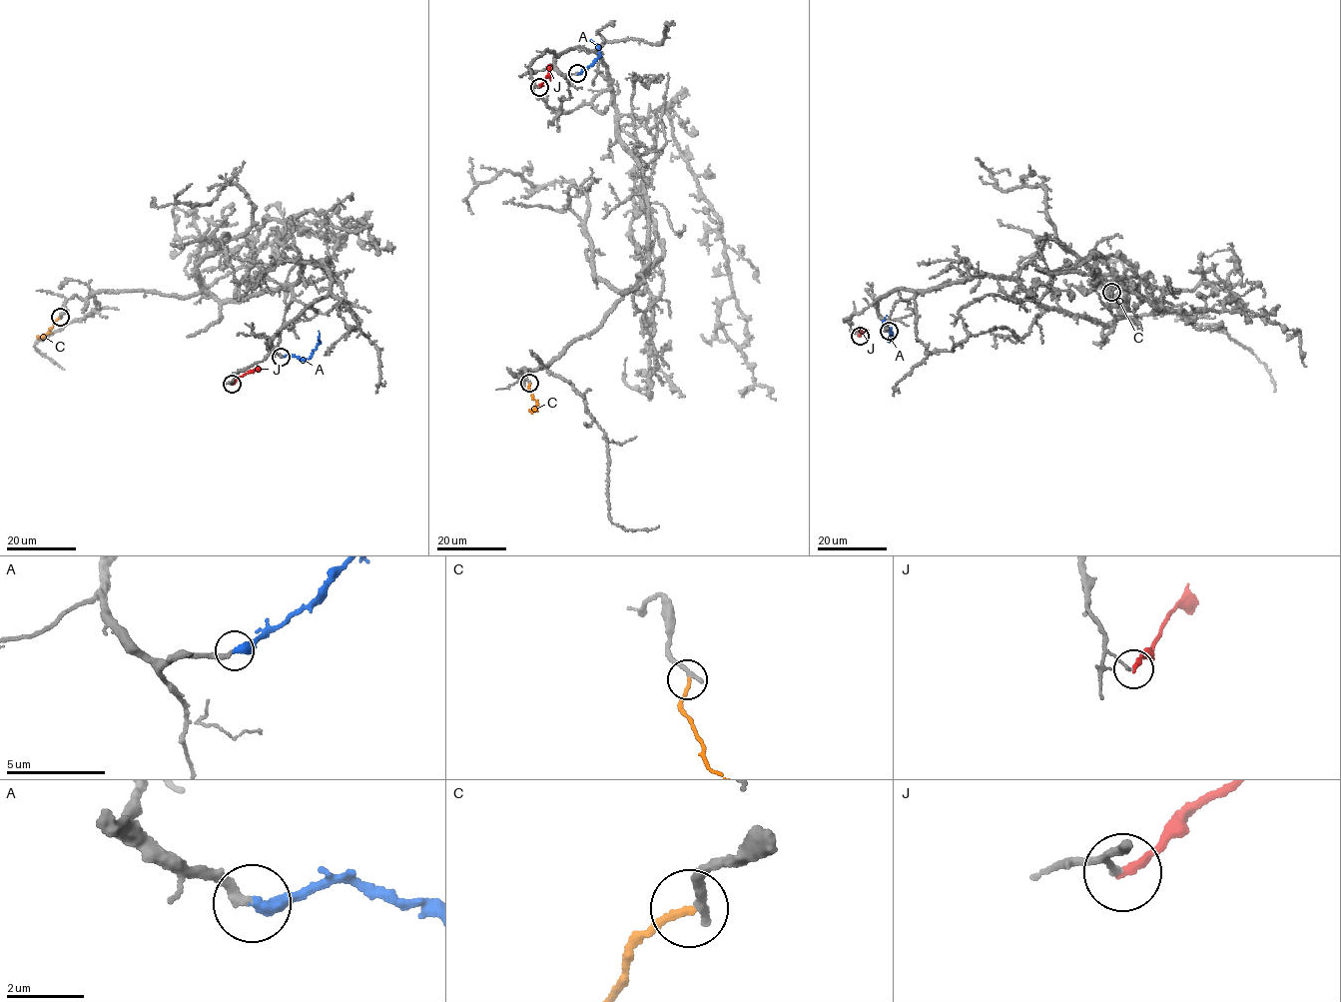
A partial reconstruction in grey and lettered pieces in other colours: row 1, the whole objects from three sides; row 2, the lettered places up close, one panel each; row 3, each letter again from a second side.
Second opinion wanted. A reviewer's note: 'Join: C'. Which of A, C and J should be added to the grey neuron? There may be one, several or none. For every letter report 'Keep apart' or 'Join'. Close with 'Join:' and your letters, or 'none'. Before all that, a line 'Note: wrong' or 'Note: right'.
Note: wrong
A: Join
C: Join
J: Keep apart
Join: A, C

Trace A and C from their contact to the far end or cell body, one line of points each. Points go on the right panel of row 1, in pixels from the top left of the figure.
A: (889, 331), (892, 332), (889, 341), (890, 330), (883, 322), (887, 316)
C: (1111, 292), (1121, 308)

